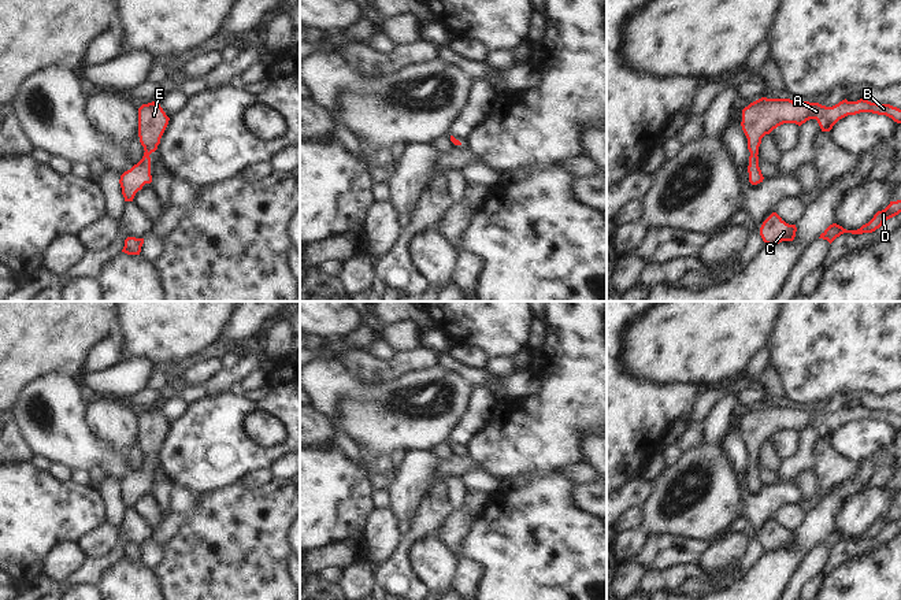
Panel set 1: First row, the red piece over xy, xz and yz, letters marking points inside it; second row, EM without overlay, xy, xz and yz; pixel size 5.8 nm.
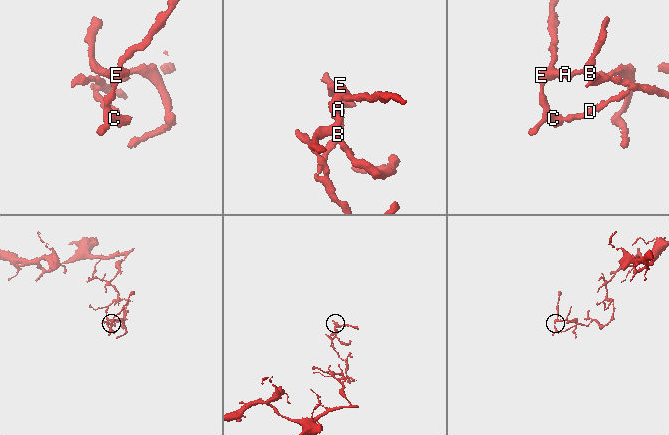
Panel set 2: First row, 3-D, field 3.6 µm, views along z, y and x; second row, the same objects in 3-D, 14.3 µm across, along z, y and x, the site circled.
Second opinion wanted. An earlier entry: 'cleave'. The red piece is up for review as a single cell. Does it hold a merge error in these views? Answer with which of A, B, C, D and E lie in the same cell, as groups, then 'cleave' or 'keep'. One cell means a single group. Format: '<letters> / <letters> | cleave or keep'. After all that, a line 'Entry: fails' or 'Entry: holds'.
A B C D E | keep
Entry: fails

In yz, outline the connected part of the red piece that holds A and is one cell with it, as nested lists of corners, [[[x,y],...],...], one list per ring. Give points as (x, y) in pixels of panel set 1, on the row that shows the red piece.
[[[761,97],[742,110],[742,130],[748,138],[749,156],[749,182],[757,185],[764,177],[759,167],[759,147],[761,138],[783,123],[801,126],[809,119],[816,119],[822,132],[830,132],[833,126],[848,115],[872,112],[886,115],[894,122],[901,123],[901,110],[890,104],[878,104],[860,99],[848,101],[846,99],[833,107],[819,103],[793,101],[790,99]]]

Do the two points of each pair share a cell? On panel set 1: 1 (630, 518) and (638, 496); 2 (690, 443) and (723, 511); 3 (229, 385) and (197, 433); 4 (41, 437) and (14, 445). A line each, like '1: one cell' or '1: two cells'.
1: two cells
2: two cells
3: two cells
4: two cells

